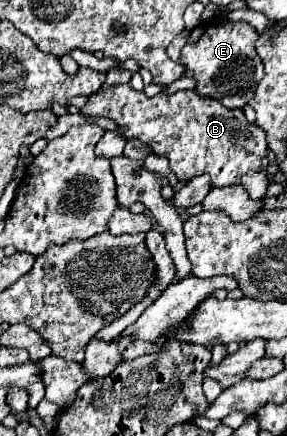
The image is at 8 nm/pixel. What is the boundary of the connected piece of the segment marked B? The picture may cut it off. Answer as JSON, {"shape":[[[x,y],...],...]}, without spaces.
{"shape":[[[117,85],[105,93],[91,95],[81,113],[93,117],[103,115],[117,121],[127,139],[137,137],[149,145],[155,155],[167,157],[171,171],[179,181],[189,181],[195,175],[207,173],[213,187],[241,185],[251,199],[265,199],[265,191],[269,187],[267,139],[259,125],[245,119],[243,109],[227,109],[209,97],[199,101],[199,95],[193,89],[147,97],[129,85]]]}

